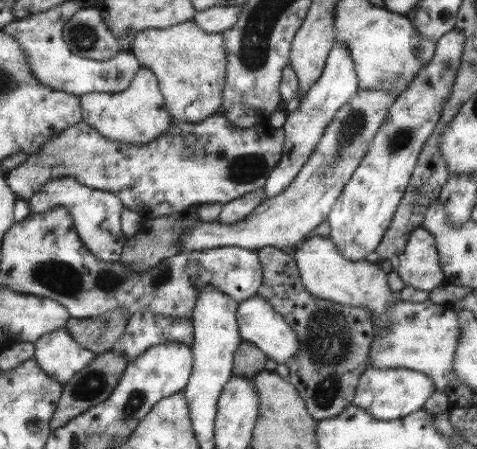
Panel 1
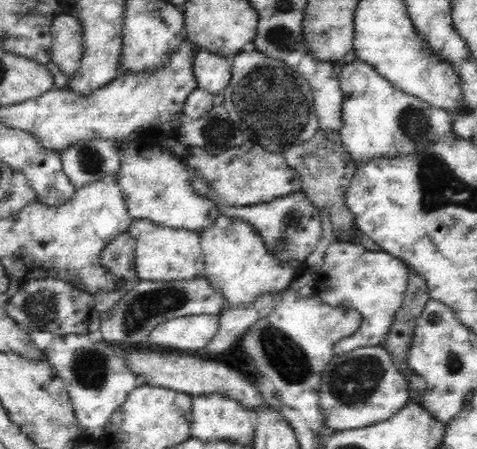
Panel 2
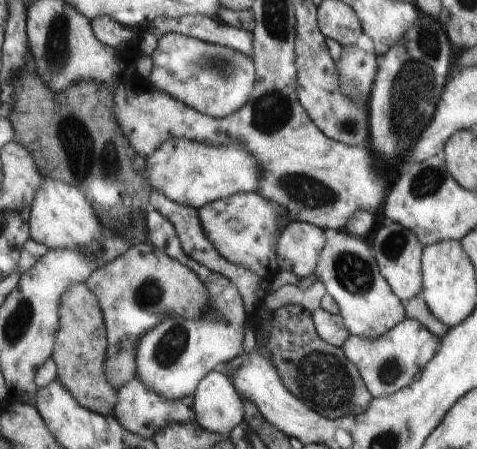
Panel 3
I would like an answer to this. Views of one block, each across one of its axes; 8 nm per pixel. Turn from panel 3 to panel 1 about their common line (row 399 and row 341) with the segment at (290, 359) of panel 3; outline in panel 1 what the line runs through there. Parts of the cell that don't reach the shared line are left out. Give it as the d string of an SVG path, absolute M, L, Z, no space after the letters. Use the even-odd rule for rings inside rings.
M259 248L257 256L263 270L263 282L257 294L265 298L287 324L293 326L299 338L299 354L285 362L289 368L289 376L285 380L297 388L307 414L315 422L339 416L351 406L359 376L369 368L367 354L371 352L371 342L375 340L371 314L365 308L341 306L309 292L301 280L295 258L285 250Z

